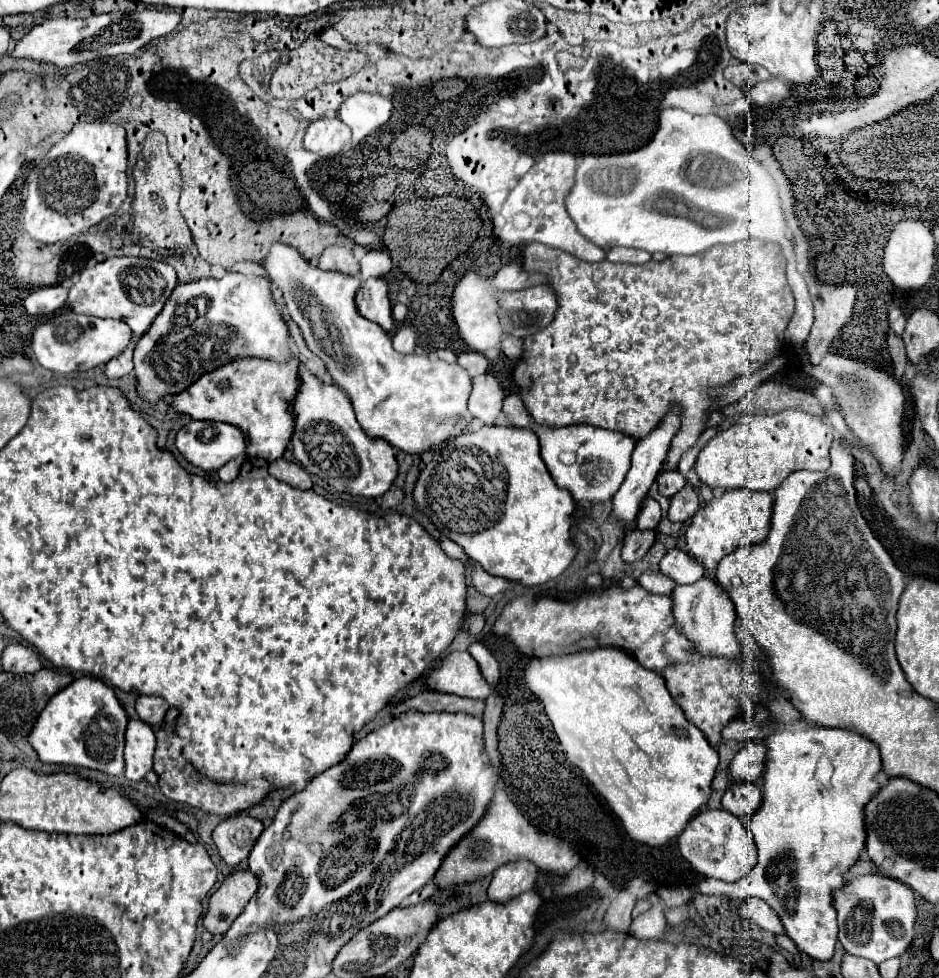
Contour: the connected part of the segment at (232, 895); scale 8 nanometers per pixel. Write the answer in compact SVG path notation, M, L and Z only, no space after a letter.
M250 871L230 873L208 901L208 913L202 921L204 927L212 935L226 933L232 921L244 911L256 889L258 879Z

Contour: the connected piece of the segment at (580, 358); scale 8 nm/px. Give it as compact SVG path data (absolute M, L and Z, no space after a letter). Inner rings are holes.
M783 174L783 180L776 181L778 185L778 197L780 197L780 207L782 207L782 215L784 215L784 235L786 239L782 239L782 243L776 243L776 241L764 241L764 239L742 239L742 241L736 241L736 243L716 243L714 247L710 247L708 251L704 253L698 253L693 255L672 255L666 256L664 261L656 263L656 261L648 261L648 263L642 263L642 265L618 265L618 263L610 263L610 261L602 261L602 263L588 263L588 261L582 261L582 259L574 259L574 257L566 257L570 253L564 253L560 249L552 249L552 247L546 247L542 243L530 243L526 249L524 249L524 267L528 271L538 271L538 273L548 273L548 285L558 293L558 301L560 301L560 307L556 311L556 317L554 321L538 331L536 335L532 337L526 337L524 339L524 357L522 357L522 363L518 365L516 369L516 383L520 385L522 389L522 401L524 405L528 407L530 415L534 417L534 421L538 425L558 425L558 427L566 427L566 425L574 425L574 423L586 423L586 425L594 425L594 427L604 427L604 429L614 429L614 431L622 431L622 433L628 433L632 435L634 439L636 437L646 437L654 427L656 423L660 423L660 419L664 417L664 409L670 407L672 401L680 403L684 407L684 419L682 419L682 427L680 431L676 433L676 437L672 439L672 447L668 451L668 457L666 457L666 469L676 469L678 467L678 461L680 457L684 455L684 451L688 447L692 447L700 433L702 433L702 423L704 423L704 415L708 415L708 389L710 387L716 387L716 385L726 385L730 383L732 379L736 379L738 375L744 375L744 373L754 373L763 367L764 363L778 353L778 347L783 345L786 341L786 325L790 323L794 311L796 311L796 299L794 299L794 293L792 293L792 287L788 285L788 261L784 261L784 255L782 255L782 245L784 243L792 243L792 249L794 249L794 257L796 257L796 271L804 277L806 281L806 289L808 289L808 241L807 239L800 239L794 243L794 235L790 239L790 231L798 231L798 225L794 221L794 197L792 193L792 184L786 175ZM540 363L546 363L544 367L544 373L542 377L536 377L532 371L534 367L538 367Z

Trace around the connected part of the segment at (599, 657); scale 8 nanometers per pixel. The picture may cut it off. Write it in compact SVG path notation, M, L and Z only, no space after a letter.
M598 647L572 655L530 659L522 677L526 689L544 705L570 763L574 763L608 801L634 841L662 847L676 839L688 821L706 805L718 767L718 753L704 733L684 719L682 709L676 707L664 679L656 671L644 669L618 649Z

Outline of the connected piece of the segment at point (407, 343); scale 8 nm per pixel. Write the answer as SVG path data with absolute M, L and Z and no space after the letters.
M400 327L394 333L394 349L400 353L414 353L416 347L416 331L412 327Z

